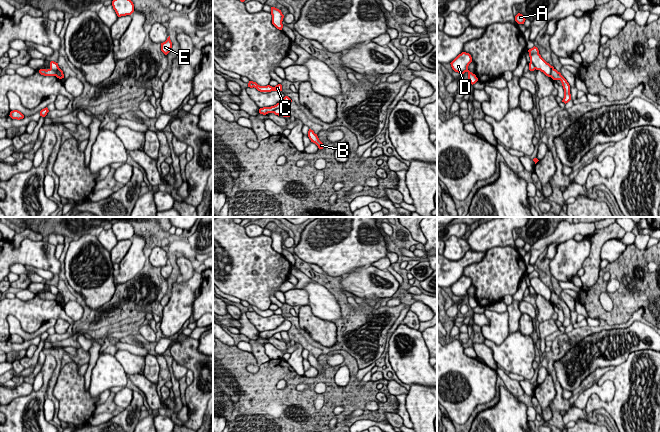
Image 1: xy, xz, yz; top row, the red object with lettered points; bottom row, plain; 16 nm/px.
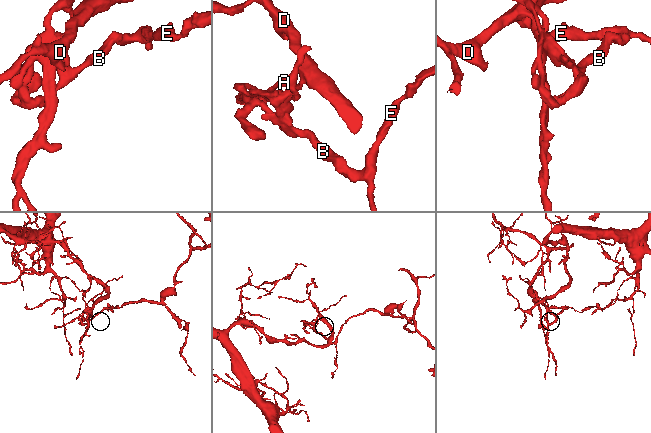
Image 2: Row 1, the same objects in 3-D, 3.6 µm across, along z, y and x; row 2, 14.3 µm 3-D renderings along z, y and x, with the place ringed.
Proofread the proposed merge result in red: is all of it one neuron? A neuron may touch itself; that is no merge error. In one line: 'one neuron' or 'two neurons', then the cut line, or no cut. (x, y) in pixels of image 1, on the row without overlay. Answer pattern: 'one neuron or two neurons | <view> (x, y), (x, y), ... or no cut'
two neurons | xz (286, 330), (281, 332), (281, 339)

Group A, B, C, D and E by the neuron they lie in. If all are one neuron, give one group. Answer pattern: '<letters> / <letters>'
A C D / B E

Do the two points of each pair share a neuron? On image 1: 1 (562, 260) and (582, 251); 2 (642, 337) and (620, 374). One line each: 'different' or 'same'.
1: same
2: different

